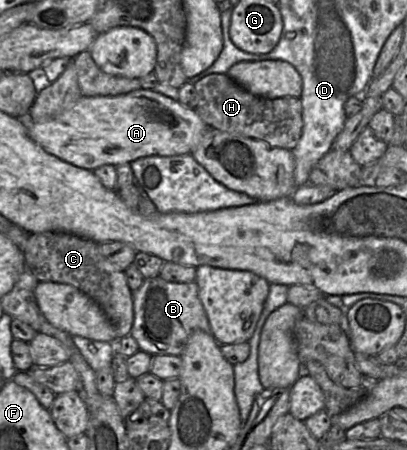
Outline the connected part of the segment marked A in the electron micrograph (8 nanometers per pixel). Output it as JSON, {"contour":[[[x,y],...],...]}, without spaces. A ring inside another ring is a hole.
{"contour":[[[143,88],[116,96],[81,96],[73,105],[47,121],[28,121],[28,115],[22,120],[30,137],[47,153],[74,166],[92,171],[102,165],[117,166],[146,156],[191,154],[209,128],[193,109],[153,89]]]}

